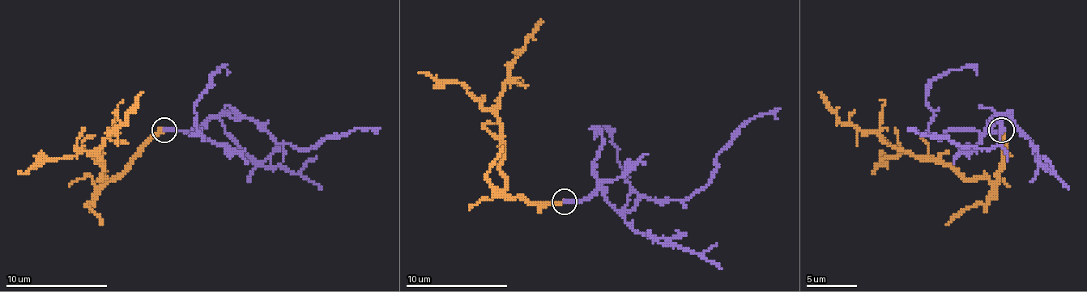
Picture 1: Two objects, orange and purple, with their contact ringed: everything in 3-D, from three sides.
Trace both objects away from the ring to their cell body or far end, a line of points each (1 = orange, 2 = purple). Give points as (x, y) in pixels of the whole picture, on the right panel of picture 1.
1: (1002, 130), (1004, 166), (997, 179), (961, 179), (948, 166), (839, 120), (819, 92)
2: (1002, 130), (989, 128), (1009, 110), (997, 118), (999, 143), (982, 148), (908, 128)

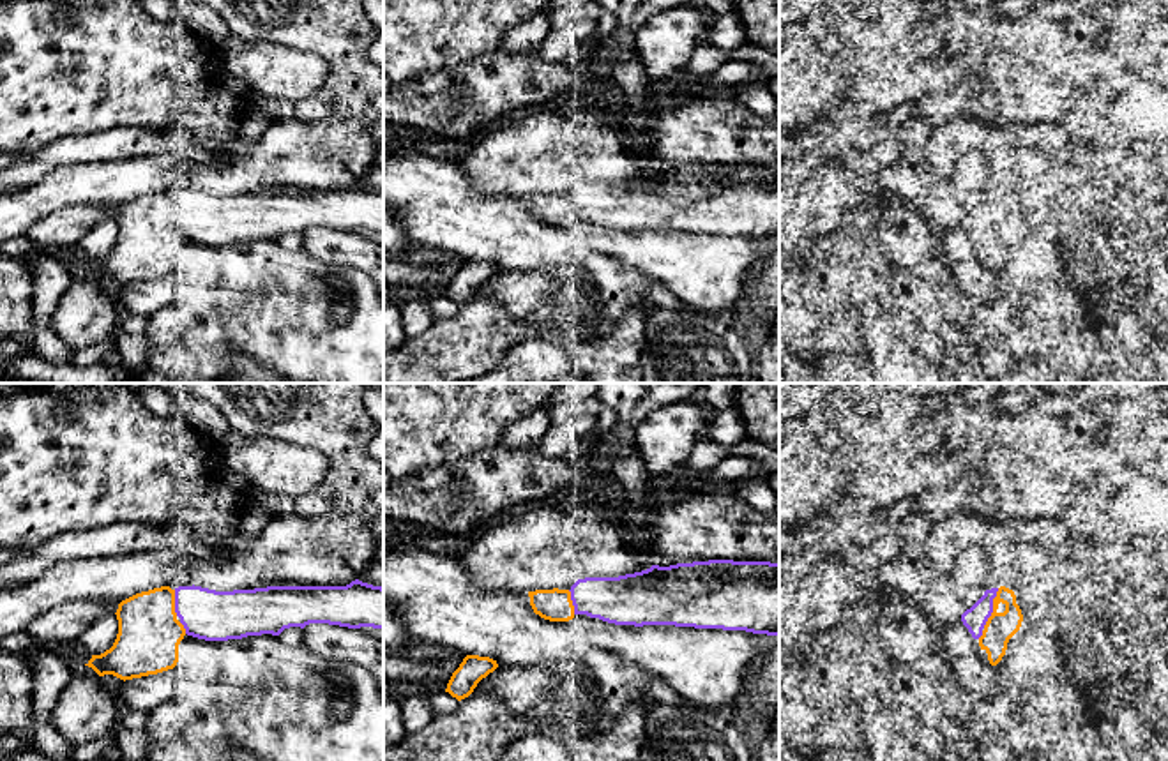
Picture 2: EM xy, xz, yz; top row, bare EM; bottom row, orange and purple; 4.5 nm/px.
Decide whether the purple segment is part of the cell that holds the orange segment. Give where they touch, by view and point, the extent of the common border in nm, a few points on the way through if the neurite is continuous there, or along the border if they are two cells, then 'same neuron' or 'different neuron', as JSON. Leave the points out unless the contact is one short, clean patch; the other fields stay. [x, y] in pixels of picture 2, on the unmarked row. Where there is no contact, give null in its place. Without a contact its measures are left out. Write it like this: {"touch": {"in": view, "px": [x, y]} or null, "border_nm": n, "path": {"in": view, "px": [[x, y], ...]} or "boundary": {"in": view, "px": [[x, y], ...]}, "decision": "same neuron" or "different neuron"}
{"touch": {"in": "yz", "px": [993, 212]}, "border_nm": 200, "decision": "same neuron"}

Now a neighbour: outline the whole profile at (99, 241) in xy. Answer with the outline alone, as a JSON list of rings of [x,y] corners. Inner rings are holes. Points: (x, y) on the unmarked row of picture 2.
[[[104,219],[85,233],[76,244],[90,260],[101,260],[110,254],[118,238],[117,219]]]

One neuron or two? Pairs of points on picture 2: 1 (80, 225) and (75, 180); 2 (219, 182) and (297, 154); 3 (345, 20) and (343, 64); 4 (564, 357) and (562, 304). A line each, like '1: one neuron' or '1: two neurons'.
1: two neurons
2: one neuron
3: one neuron
4: two neurons

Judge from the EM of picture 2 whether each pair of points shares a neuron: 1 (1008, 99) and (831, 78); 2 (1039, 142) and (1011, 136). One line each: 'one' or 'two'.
1: two
2: one

